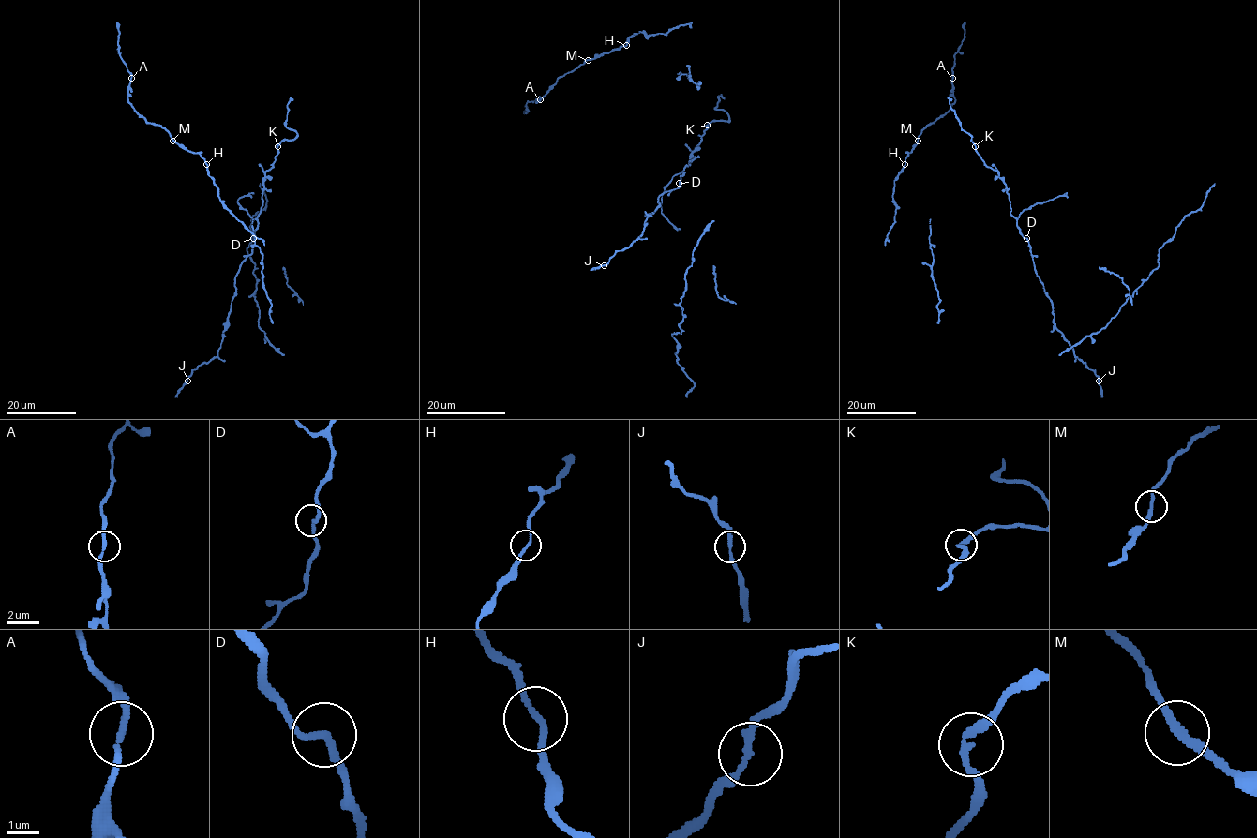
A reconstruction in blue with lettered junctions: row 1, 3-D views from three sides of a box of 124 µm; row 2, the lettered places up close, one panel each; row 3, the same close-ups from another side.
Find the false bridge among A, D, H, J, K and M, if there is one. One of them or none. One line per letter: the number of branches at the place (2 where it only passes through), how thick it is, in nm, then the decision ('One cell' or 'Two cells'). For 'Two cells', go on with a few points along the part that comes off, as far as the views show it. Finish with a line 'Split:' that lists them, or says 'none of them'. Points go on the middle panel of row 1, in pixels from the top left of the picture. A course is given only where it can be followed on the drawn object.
A: Branches: 2. Thickness 200 nm. One cell
D: Branches: 2. Thickness 200 nm. One cell
H: Branches: 2. Thickness 180 nm. One cell
J: Branches: 2. Thickness 200 nm. One cell
K: Branches: 2. Thickness 190 nm. One cell
M: Branches: 2. Thickness 220 nm. One cell
Split: none of them

